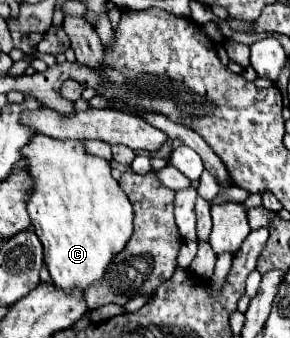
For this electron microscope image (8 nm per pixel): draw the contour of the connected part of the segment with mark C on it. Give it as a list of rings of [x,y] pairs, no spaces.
[[[44,135],[32,137],[28,149],[24,149],[24,157],[28,159],[28,169],[36,173],[36,193],[32,193],[28,201],[28,213],[32,227],[44,245],[44,263],[50,271],[52,283],[64,293],[72,293],[76,289],[86,291],[94,283],[102,281],[106,267],[128,245],[134,231],[132,205],[118,181],[110,175],[110,163],[86,155],[80,141],[56,141]]]

